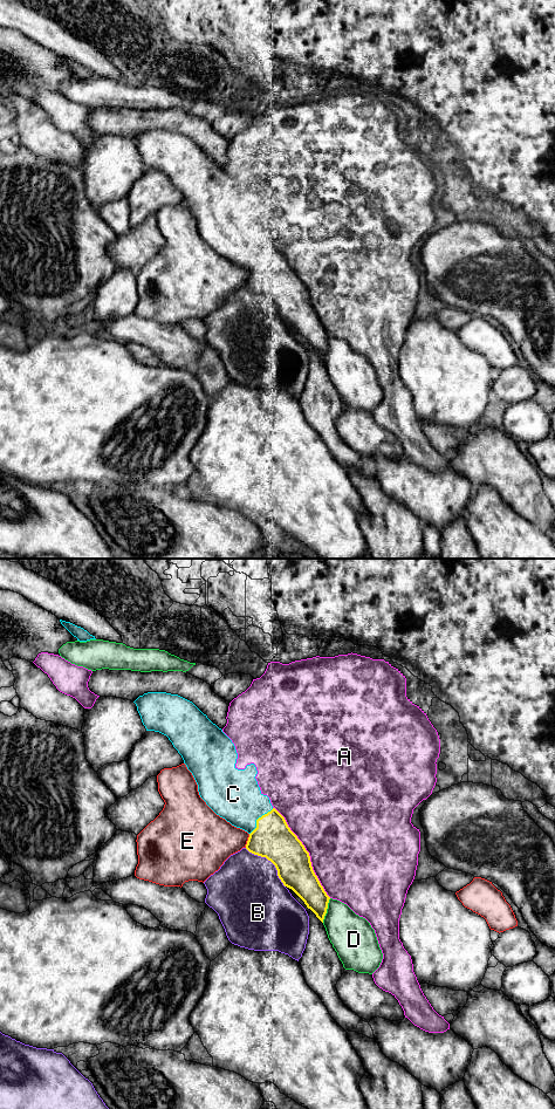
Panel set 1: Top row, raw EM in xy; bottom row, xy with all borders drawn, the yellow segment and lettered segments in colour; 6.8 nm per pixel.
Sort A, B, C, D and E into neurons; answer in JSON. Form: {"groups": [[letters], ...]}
{"groups": [["A"], ["B"], ["C"], ["D"], ["E"]]}

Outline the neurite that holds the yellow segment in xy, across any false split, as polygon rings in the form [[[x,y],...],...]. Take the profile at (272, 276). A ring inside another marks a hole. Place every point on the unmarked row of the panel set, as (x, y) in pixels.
[[[148,130],[135,139],[146,169],[169,176],[192,211],[200,235],[220,255],[249,272],[246,287],[270,299],[285,324],[292,327],[323,361],[330,335],[315,313],[309,290],[290,268],[285,255],[260,228],[254,201],[245,207],[235,205],[238,191],[232,178],[192,139],[166,130]]]

